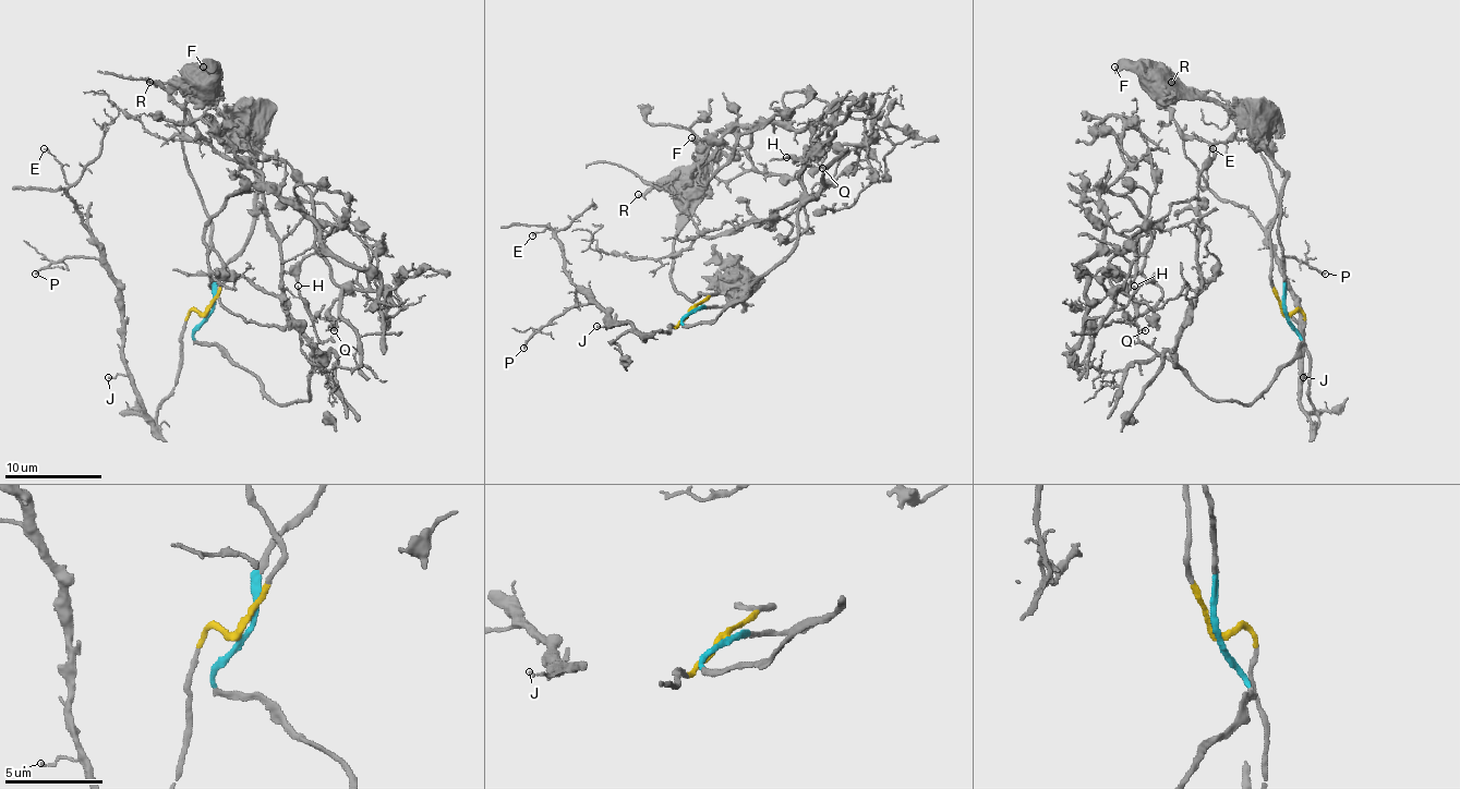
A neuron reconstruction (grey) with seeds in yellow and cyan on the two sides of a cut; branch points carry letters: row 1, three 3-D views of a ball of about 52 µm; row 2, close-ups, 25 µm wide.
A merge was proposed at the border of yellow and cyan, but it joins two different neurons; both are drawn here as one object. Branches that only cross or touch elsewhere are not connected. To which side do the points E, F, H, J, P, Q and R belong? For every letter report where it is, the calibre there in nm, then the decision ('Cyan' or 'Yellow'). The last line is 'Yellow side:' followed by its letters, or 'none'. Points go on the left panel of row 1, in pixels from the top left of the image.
E: Place: (44, 148). Thickness 130 nm. Yellow
F: Place: (203, 67). Thickness 440 nm. Yellow
H: Place: (298, 286). Thickness 160 nm. Cyan
J: Place: (108, 377). Thickness 130 nm. Yellow
P: Place: (35, 274). Thickness 180 nm. Yellow
Q: Place: (334, 330). Thickness 130 nm. Cyan
R: Place: (149, 82). Thickness 240 nm. Yellow
Yellow side: E, F, J, P, R

